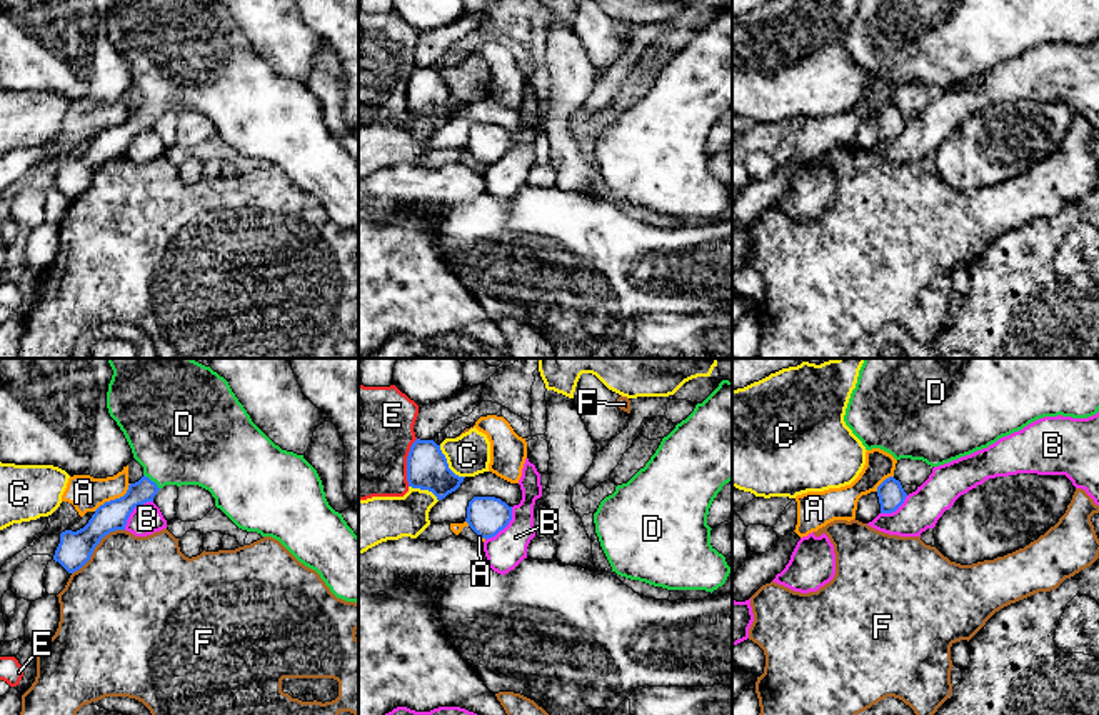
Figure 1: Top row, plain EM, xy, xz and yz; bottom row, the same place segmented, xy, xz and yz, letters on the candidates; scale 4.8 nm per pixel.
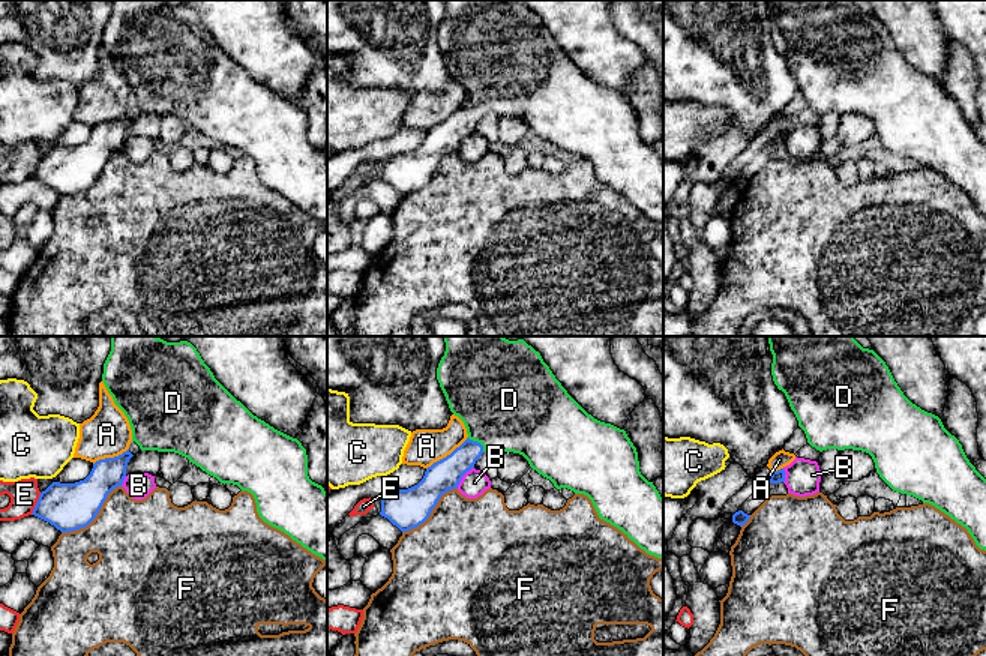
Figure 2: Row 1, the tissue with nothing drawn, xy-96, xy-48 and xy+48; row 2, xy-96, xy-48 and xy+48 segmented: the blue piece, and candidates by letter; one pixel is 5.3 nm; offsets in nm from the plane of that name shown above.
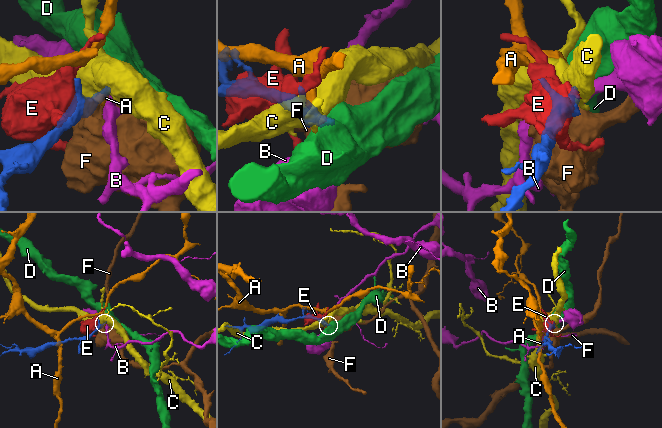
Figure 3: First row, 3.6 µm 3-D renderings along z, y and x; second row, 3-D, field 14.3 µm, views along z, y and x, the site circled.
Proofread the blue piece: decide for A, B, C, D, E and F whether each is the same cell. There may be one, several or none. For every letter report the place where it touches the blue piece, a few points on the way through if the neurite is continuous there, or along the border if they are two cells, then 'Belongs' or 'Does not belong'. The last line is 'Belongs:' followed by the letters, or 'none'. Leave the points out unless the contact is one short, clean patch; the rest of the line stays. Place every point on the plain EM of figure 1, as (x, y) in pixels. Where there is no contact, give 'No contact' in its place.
A: Touches blue at xy (115, 125). Boundary: xy (130, 110), (122, 122), (105, 127), (94, 137). Does not belong
B: Touches blue at xy (132, 137). Boundary: xy (152, 127), (137, 132), (124, 155). Does not belong
C: Touches blue at xz (447, 90). Does not belong
D: Touches blue at xy (150, 107). Path across: xy (112, 142), (150, 107), (179, 64). Belongs
E: Touches blue at xz (407, 89). Does not belong
F: Touches blue at xy (95, 172). Does not belong
Belongs: D

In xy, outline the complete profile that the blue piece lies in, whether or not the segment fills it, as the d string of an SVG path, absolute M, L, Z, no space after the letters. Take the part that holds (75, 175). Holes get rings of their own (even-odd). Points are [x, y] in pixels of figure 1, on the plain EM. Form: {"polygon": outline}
{"polygon": "M113 0L107 18L110 43L123 58L143 103L123 123L100 132L88 150L60 160L53 187L68 200L80 197L100 167L125 157L135 133L153 128L165 112L198 112L212 120L238 155L279 167L300 190L315 197L330 218L359 230L359 163L335 138L317 97L275 72L250 45L218 0Z"}

